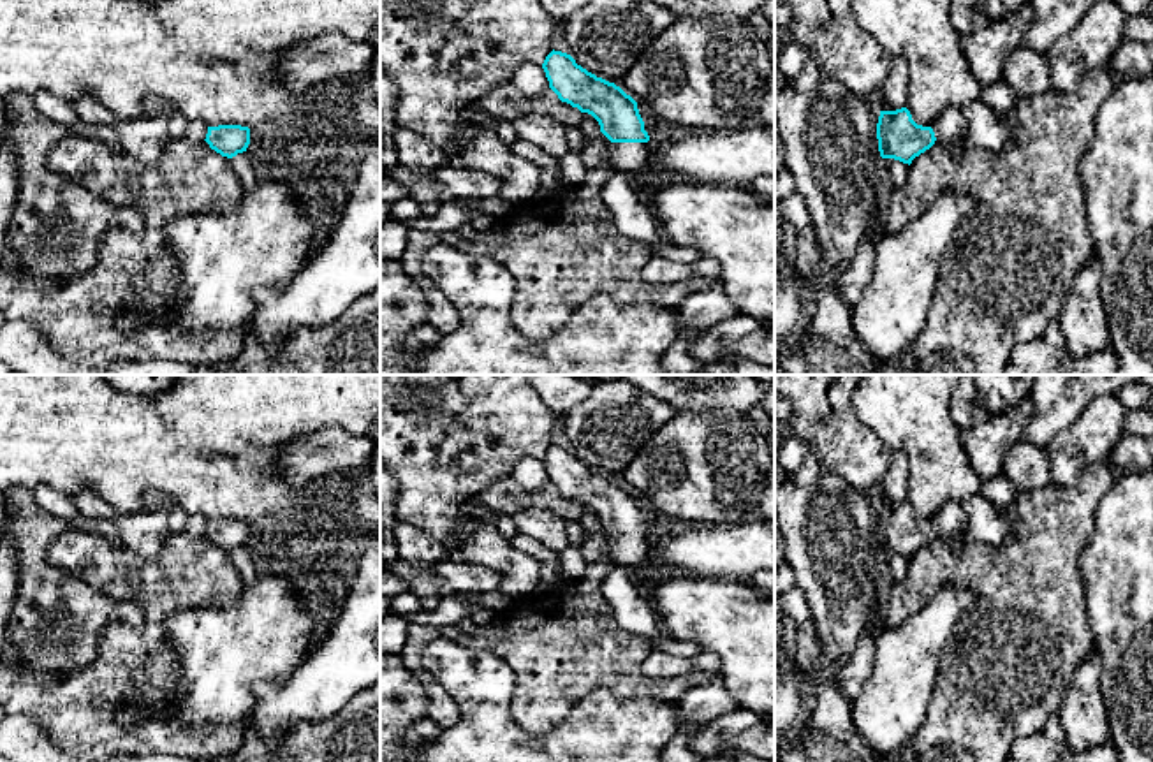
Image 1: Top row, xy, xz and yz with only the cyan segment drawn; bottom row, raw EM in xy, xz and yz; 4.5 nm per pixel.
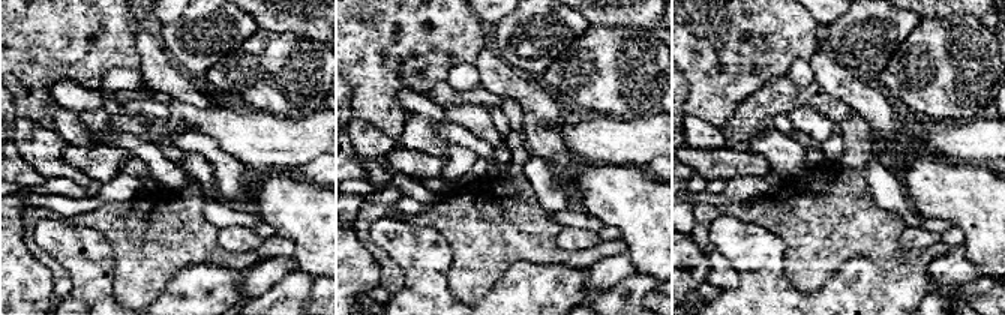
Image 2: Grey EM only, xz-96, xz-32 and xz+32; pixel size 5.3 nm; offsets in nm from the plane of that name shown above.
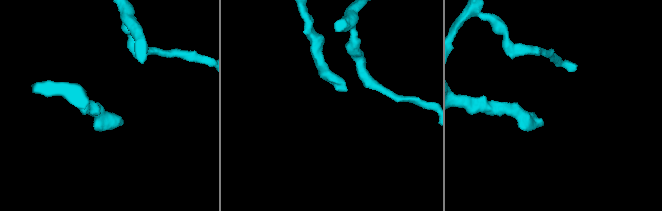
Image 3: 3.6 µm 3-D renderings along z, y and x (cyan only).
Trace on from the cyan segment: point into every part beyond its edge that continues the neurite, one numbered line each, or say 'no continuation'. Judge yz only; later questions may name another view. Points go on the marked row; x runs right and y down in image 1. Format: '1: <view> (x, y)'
1: yz (953, 125)

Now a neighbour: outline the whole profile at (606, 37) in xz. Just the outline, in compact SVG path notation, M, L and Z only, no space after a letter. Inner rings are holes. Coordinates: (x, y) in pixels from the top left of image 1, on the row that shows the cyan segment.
M590 0L563 21L563 40L577 65L616 84L674 18L653 0Z

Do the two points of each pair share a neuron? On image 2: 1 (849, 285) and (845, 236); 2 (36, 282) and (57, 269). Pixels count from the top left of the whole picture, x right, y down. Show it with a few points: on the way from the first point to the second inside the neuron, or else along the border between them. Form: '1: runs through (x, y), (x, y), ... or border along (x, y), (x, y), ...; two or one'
1: border along (882, 266), (866, 257), (849, 257), (822, 284); two
2: border along (26, 246), (48, 270), (54, 293); two

